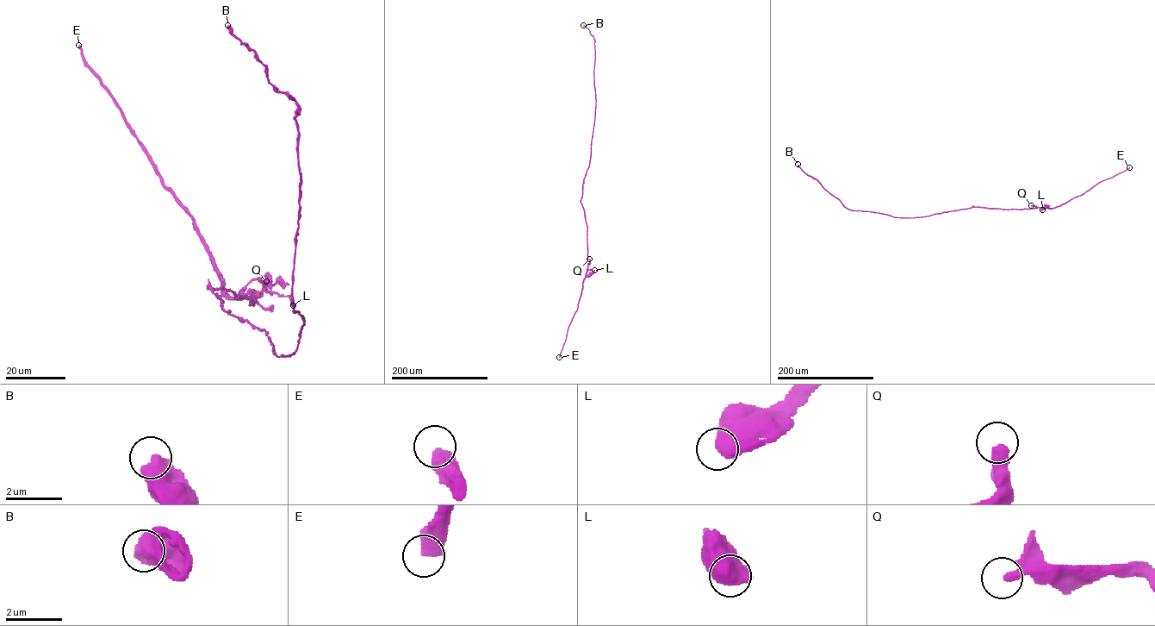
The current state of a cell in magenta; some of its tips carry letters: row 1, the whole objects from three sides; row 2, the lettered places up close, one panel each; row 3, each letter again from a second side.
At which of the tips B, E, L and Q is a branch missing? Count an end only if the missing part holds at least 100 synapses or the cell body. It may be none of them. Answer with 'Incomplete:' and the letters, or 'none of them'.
Incomplete: none of them

